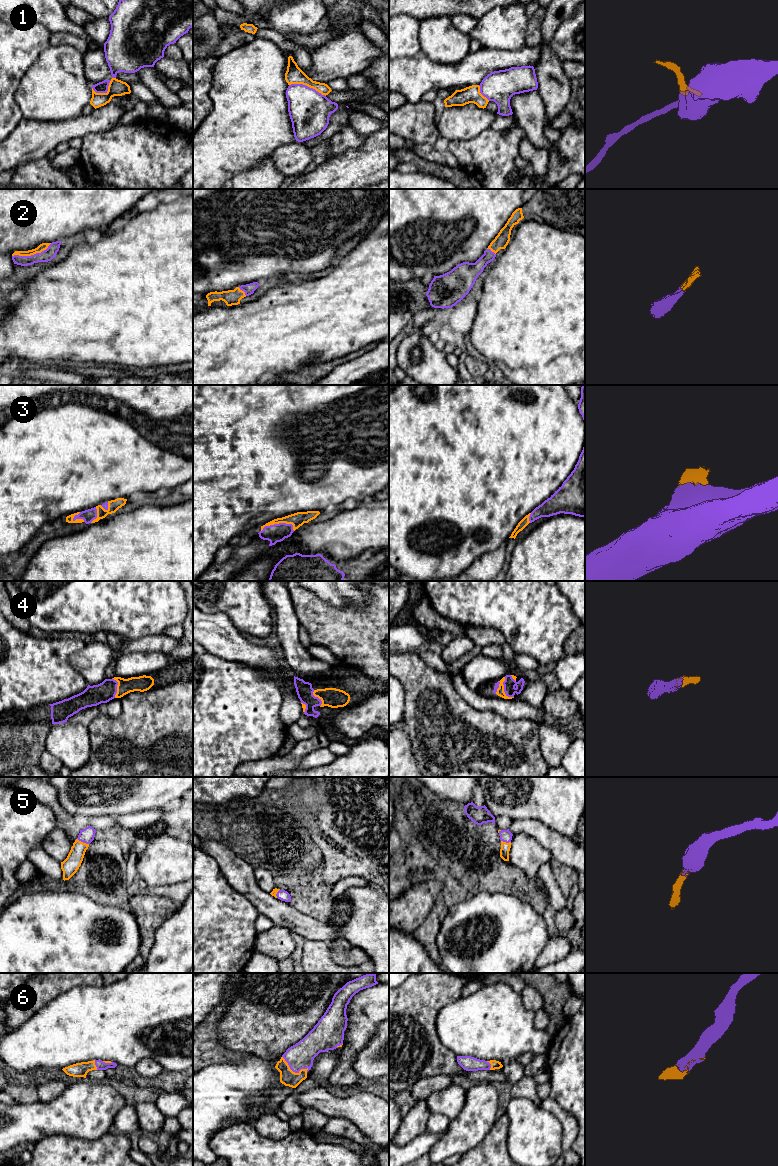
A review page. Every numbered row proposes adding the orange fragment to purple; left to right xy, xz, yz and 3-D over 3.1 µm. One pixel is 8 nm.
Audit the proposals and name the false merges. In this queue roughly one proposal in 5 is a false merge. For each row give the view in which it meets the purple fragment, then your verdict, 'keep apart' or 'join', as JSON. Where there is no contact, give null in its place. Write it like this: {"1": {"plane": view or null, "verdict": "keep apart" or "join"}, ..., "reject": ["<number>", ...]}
{"1": {"plane": "xz", "verdict": "keep apart"}, "2": {"plane": "xy", "verdict": "join"}, "3": {"plane": "xz", "verdict": "join"}, "4": {"plane": "yz", "verdict": "join"}, "5": {"plane": "xy", "verdict": "join"}, "6": {"plane": "xz", "verdict": "join"}, "reject": ["1"]}

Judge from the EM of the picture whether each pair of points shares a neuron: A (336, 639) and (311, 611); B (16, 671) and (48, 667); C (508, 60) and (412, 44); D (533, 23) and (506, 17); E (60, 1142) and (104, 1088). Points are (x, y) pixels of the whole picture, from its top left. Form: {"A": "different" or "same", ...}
{"A": "same", "B": "same", "C": "different", "D": "different", "E": "different"}

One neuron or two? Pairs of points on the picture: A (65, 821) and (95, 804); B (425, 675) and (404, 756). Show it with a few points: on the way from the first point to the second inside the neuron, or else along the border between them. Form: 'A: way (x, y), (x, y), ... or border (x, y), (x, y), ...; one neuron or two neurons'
A: border (58, 798), (61, 806), (73, 816); two neurons
B: border (404, 728), (409, 737), (415, 760); two neurons

